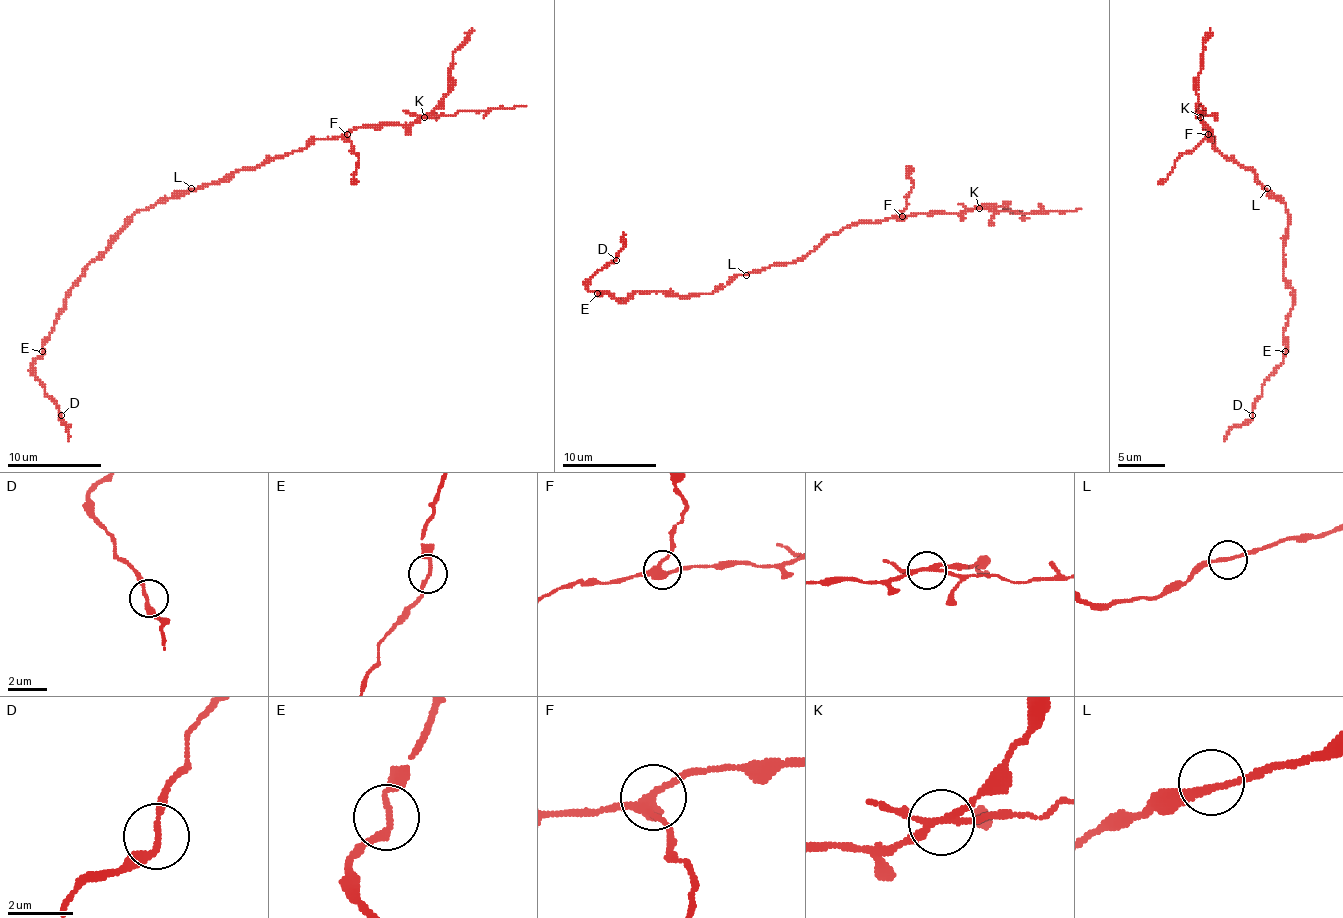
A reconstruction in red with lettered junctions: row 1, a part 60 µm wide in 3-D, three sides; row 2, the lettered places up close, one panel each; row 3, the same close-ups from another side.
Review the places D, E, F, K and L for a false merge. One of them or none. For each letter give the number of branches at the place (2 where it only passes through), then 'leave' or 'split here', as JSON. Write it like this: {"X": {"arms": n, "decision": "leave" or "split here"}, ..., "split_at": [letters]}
{"D": {"arms": 2, "decision": "leave"}, "E": {"arms": 2, "decision": "leave"}, "F": {"arms": 3, "decision": "leave"}, "K": {"arms": 4, "decision": "split here"}, "L": {"arms": 2, "decision": "leave"}, "split_at": ["K"]}

